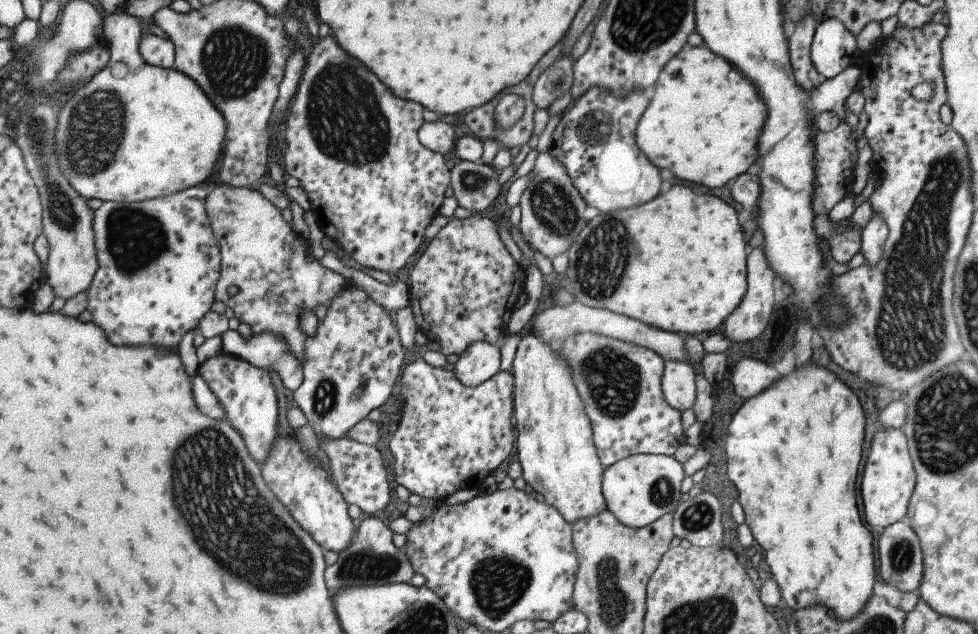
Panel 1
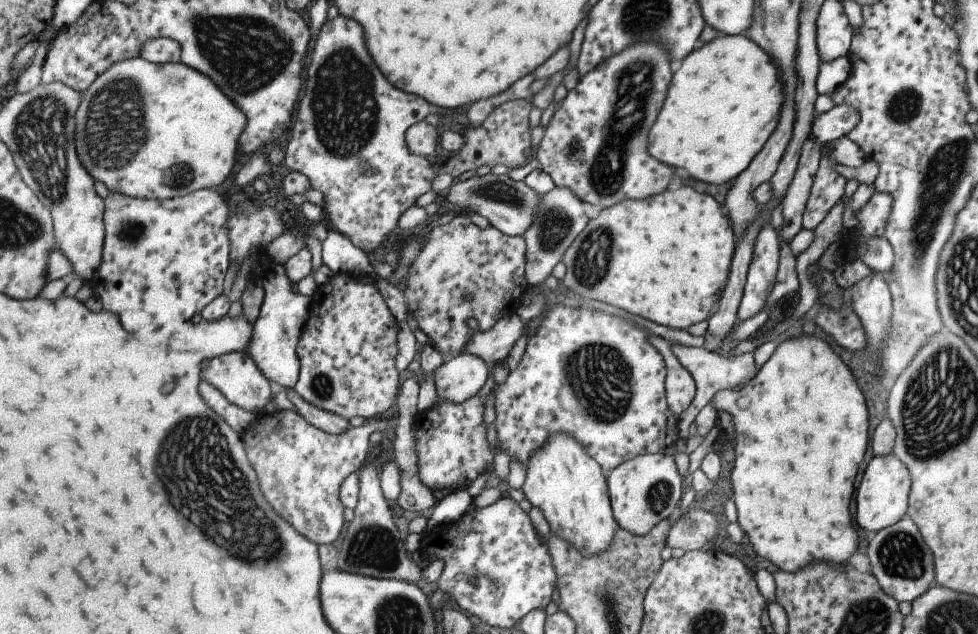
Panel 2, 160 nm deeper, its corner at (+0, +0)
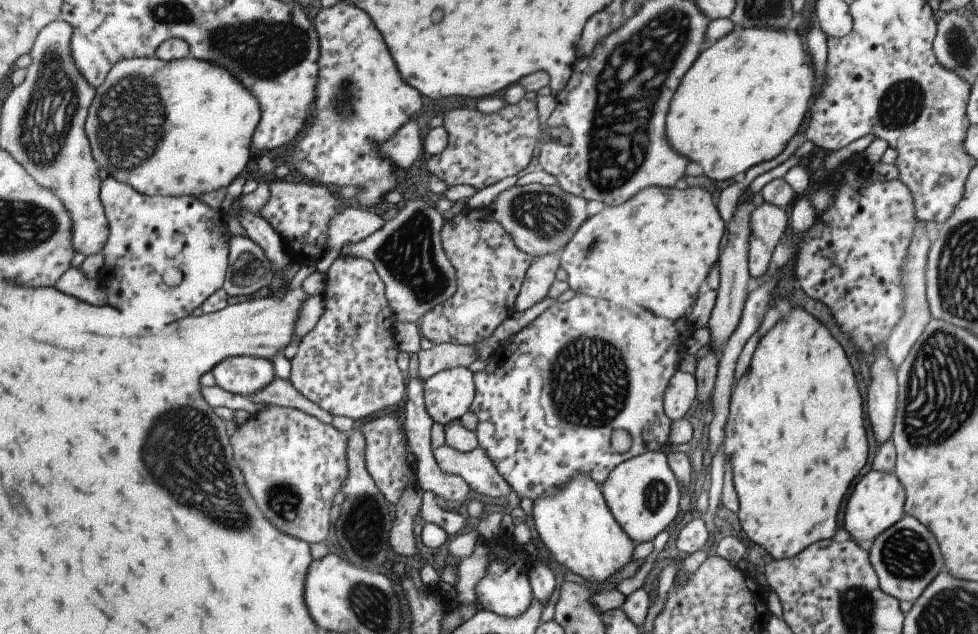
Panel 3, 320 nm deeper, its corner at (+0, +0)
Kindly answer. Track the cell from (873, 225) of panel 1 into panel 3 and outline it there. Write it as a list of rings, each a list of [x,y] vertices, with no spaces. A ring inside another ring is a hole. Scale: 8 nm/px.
[[[885,346],[874,350],[874,361],[869,366],[871,384],[867,386],[867,420],[877,445],[891,436],[895,418],[895,374],[887,362]]]

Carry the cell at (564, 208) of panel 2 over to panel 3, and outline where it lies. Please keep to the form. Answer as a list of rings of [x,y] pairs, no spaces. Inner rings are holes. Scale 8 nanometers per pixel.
[[[555,253],[533,259],[526,271],[526,280],[519,291],[518,298],[515,299],[516,311],[524,311],[530,306],[539,305],[555,280],[554,274],[558,267],[558,257]]]

